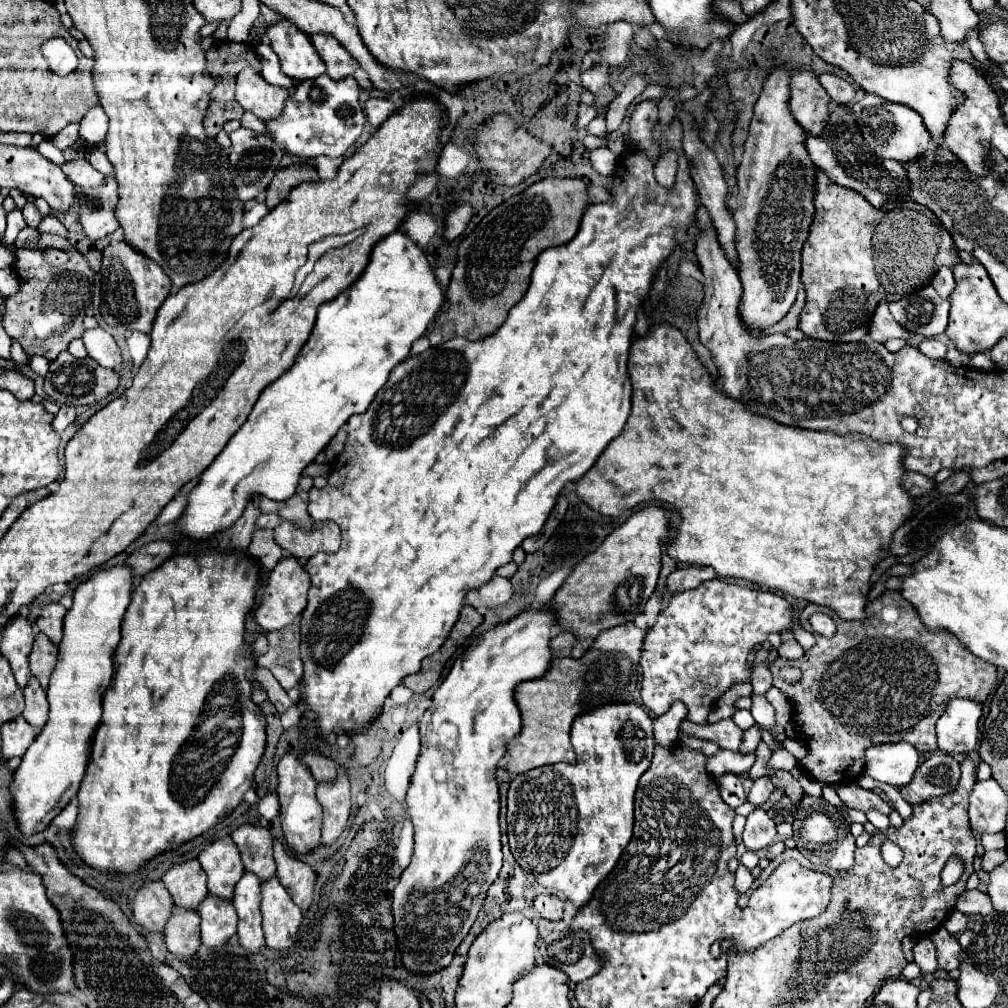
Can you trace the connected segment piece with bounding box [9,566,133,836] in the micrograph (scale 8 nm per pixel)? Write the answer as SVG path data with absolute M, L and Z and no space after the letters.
M113 566L93 574L73 594L73 606L65 616L59 660L47 690L49 722L25 752L9 788L15 820L25 836L43 832L77 796L89 762L91 738L101 720L101 698L113 676L113 652L119 644L119 626L131 600L131 588L129 568Z

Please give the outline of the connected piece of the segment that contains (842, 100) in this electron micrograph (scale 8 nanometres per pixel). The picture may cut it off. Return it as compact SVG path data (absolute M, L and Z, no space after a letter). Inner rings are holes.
M829 72L819 74L819 82L831 96L833 104L851 104L853 96L855 96L855 88L849 82L845 82L843 78L829 74Z

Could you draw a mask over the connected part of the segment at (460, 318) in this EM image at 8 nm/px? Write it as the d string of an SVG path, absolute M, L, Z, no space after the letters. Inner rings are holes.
M545 178L491 210L459 244L459 260L447 288L447 304L435 318L431 346L453 336L467 340L491 336L505 322L509 310L525 296L537 256L551 246L573 240L589 204L591 198L587 196L587 184L583 180Z

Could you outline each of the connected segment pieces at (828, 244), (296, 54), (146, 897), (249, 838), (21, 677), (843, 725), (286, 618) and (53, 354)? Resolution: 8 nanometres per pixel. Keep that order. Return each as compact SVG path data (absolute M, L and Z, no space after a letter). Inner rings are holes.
M817 170L813 204L815 204L815 218L809 230L809 238L803 244L801 280L807 292L807 304L801 312L799 330L803 330L809 338L819 340L859 342L867 334L869 316L873 314L879 300L889 300L889 292L885 292L885 288L881 288L881 280L877 280L877 260L873 260L877 244L891 244L889 220L883 220L889 208L871 206L859 192L833 184L821 170Z
M281 20L267 28L267 38L271 40L271 46L275 54L281 60L281 70L293 78L293 80L315 80L325 72L325 64L321 64L321 58L317 52L313 52L313 46L309 44L309 38L289 24L289 20Z
M149 882L145 888L141 888L133 902L133 916L135 922L149 932L163 932L169 916L171 916L173 900L169 896L169 890L163 886L163 882Z
M243 824L231 834L231 838L239 848L245 872L253 872L261 882L275 876L273 836L269 830Z
M17 616L1 630L1 636L1 656L9 660L19 688L25 688L29 682L29 654L35 638L33 626L29 620Z
M895 590L895 592L885 592L885 594L879 596L877 600L869 602L867 608L865 608L867 618L865 618L865 620L857 620L857 622L841 620L831 608L817 606L817 604L807 604L807 606L803 608L803 612L801 612L801 626L803 626L805 630L809 628L809 632L811 632L809 616L815 614L815 612L825 612L827 616L831 616L831 618L835 620L835 624L837 624L837 634L835 634L833 638L825 638L825 636L815 634L815 646L809 648L809 650L805 650L805 654L803 654L799 660L787 662L787 660L775 658L775 660L771 662L771 666L769 666L769 672L771 672L771 676L773 676L773 686L779 688L779 690L783 692L783 696L791 702L791 706L793 706L793 726L795 726L799 738L803 740L803 744L805 744L805 748L807 748L807 756L805 756L803 760L799 760L799 766L801 766L809 776L813 776L813 778L819 780L819 782L825 782L825 784L851 784L849 780L855 780L855 778L859 778L859 776L863 774L863 768L865 768L865 750L871 748L871 746L875 746L875 744L907 740L907 742L913 744L921 754L925 754L925 752L935 752L935 750L937 750L935 722L937 722L937 718L941 716L941 712L945 710L945 704L947 704L949 700L953 700L953 698L969 698L969 700L975 700L975 702L983 704L983 702L995 692L995 688L997 688L997 684L999 684L999 672L997 672L997 668L995 668L991 662L985 662L985 660L973 656L969 650L961 648L961 642L959 642L953 634L949 634L949 632L927 632L927 628L921 624L919 616L917 616L917 612L913 610L913 606L909 606L909 602L905 602L903 596L901 596L901 592L897 592L897 590ZM787 664L799 666L799 668L803 670L801 682L797 682L797 684L787 684L787 682L781 680L779 670L781 670L783 666L787 666Z
M291 556L283 558L277 562L277 566L273 568L273 572L269 574L269 584L265 586L263 598L259 608L255 610L255 622L263 628L263 630L281 630L283 626L291 624L297 620L297 616L305 610L307 606L307 590L311 586L311 578L309 574L303 570L303 566Z
M41 234L35 248L17 248L13 270L19 278L19 292L5 298L3 328L11 338L23 344L27 356L43 356L47 360L55 360L61 354L61 350L67 350L71 340L81 338L85 332L83 318L85 318L85 308L91 302L93 280L87 278L87 274L83 274L83 272L91 272L91 268L87 266L85 258L79 252L75 252L75 258L71 258L67 264L51 266L43 260L43 250L47 248L73 250L69 240L55 234ZM53 288L61 292L61 296L57 296L61 304L57 304L57 308L49 308L47 316L41 316L41 312L45 312L45 296L53 296Z

